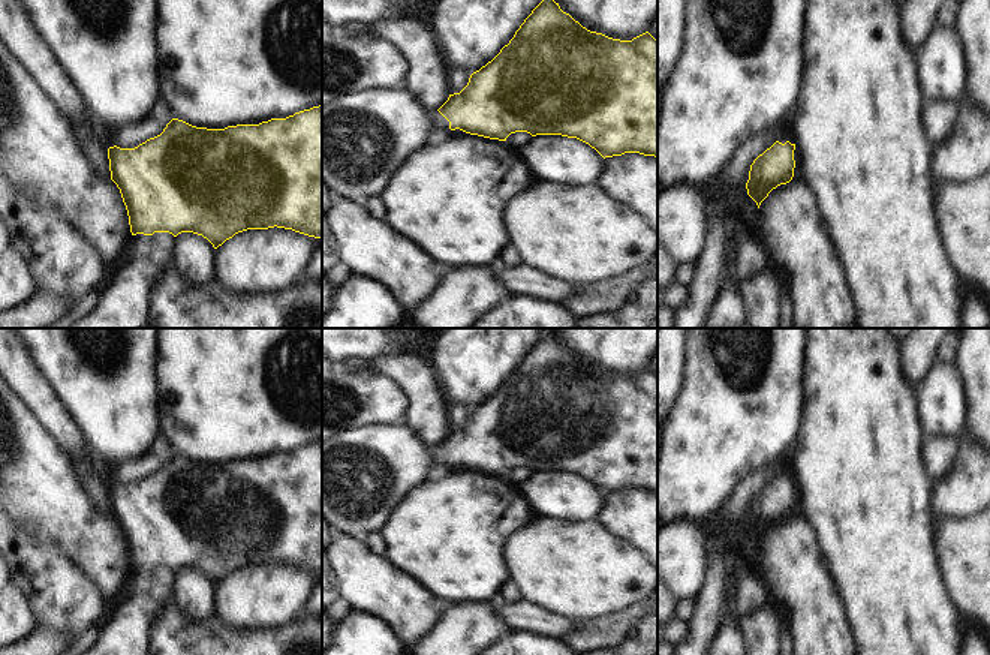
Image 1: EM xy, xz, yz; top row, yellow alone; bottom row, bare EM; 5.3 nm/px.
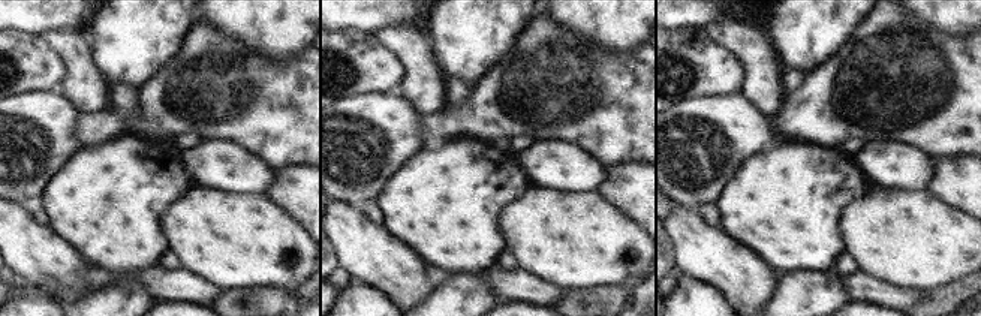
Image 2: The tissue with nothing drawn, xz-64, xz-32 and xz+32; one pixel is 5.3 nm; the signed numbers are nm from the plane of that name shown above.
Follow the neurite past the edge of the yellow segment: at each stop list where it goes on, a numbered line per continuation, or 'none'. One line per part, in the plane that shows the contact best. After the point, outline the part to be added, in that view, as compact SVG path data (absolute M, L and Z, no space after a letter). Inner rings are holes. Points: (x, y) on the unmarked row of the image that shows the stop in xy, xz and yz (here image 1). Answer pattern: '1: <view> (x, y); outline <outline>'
1: xz (439, 459); outline M430 447L430 456L431 456L431 474L437 475L443 472L445 466L449 466L449 457L437 447Z

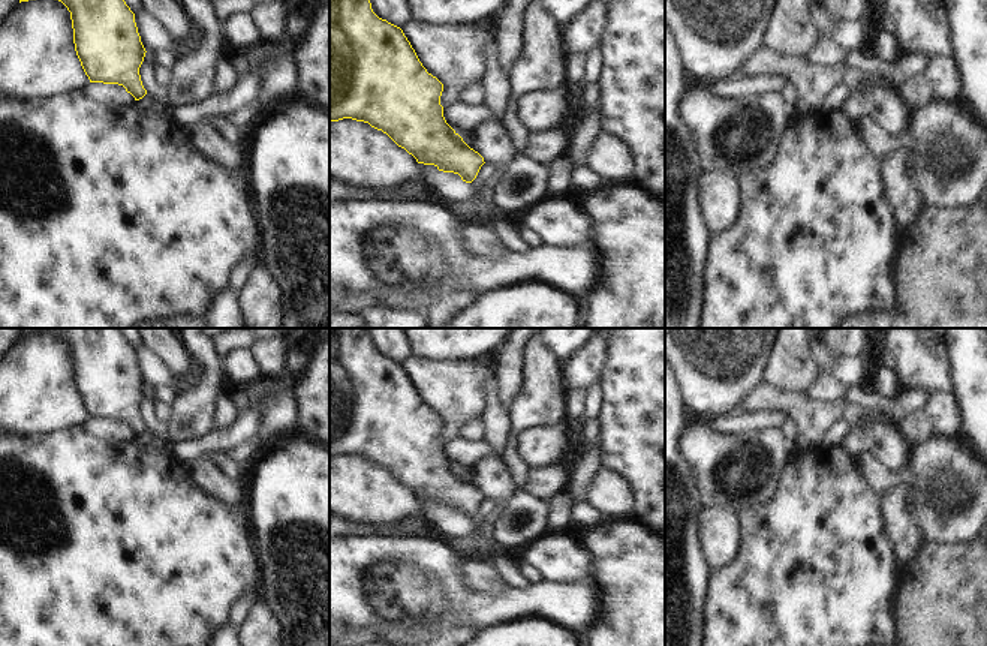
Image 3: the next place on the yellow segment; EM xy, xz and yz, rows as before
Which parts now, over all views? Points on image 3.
none

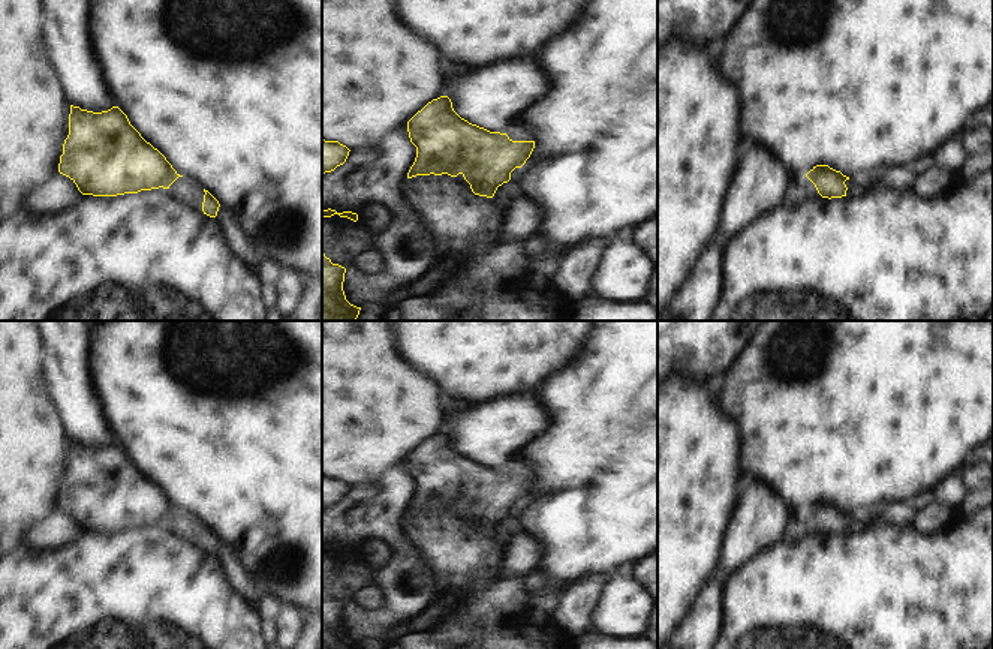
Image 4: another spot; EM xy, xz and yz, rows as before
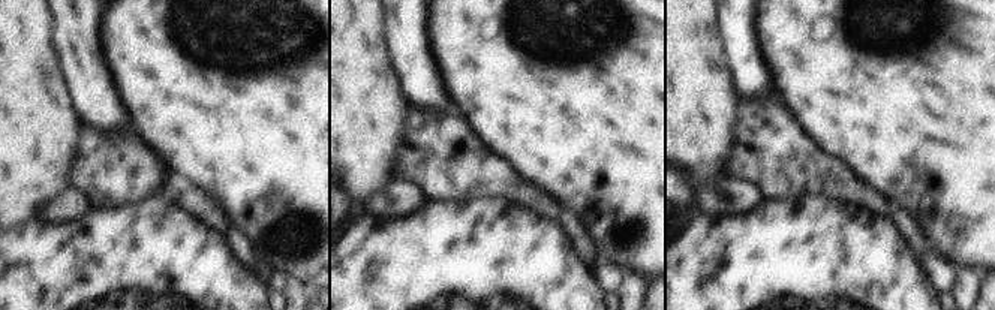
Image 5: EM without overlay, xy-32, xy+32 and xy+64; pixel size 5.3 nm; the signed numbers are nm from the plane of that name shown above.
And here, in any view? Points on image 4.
1: xz (517, 466); outline M523 450L515 453L511 457L509 465L506 466L506 471L509 472L509 475L512 477L535 477L533 469L527 465L527 462L524 460L523 456Z

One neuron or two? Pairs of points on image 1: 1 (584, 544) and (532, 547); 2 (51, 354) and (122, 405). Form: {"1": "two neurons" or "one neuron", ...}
{"1": "one neuron", "2": "one neuron"}

